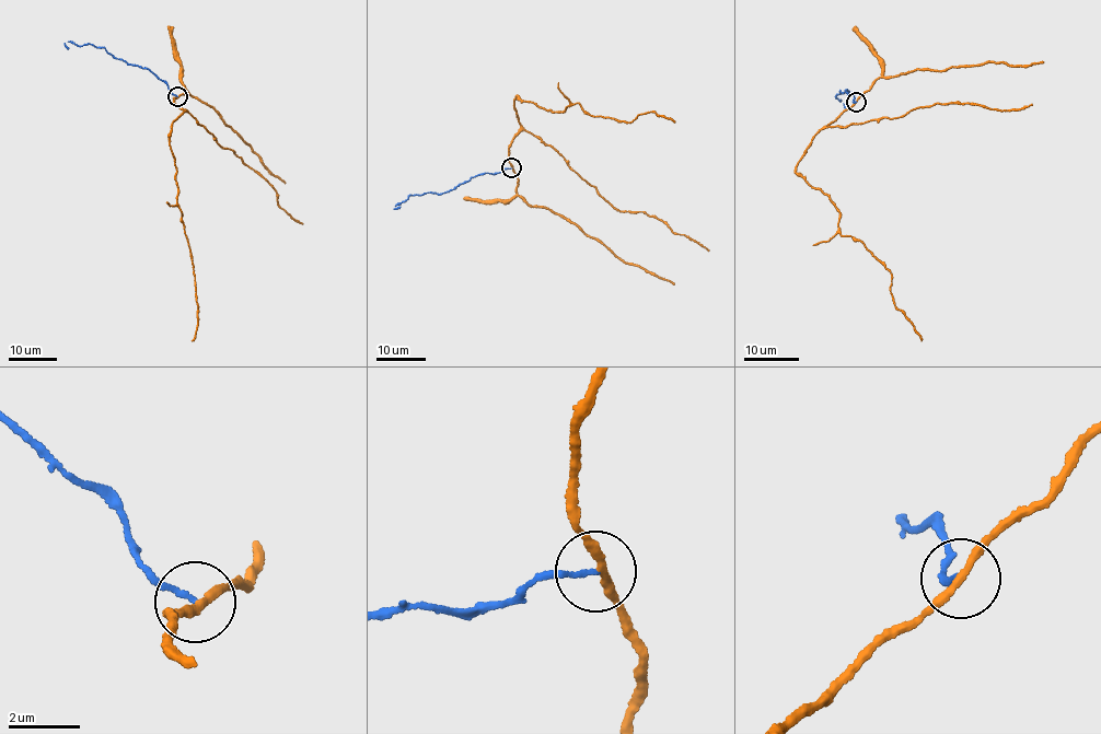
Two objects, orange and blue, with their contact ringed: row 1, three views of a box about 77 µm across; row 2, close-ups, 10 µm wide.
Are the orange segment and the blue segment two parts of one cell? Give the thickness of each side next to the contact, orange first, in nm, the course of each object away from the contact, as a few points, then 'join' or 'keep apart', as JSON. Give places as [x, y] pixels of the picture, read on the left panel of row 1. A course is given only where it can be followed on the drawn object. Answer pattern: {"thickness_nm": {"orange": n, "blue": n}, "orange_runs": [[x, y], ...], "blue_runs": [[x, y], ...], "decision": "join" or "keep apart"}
{"thickness_nm": {"orange": 200, "blue": 140}, "orange_runs": [[177, 96], [173, 102], [185, 111], [173, 123], [170, 144], [176, 205], [193, 269], [198, 324], [192, 341]], "blue_runs": [[177, 96], [152, 72], [109, 54], [103, 47], [68, 42], [65, 43], [68, 49]], "decision": "keep apart"}

